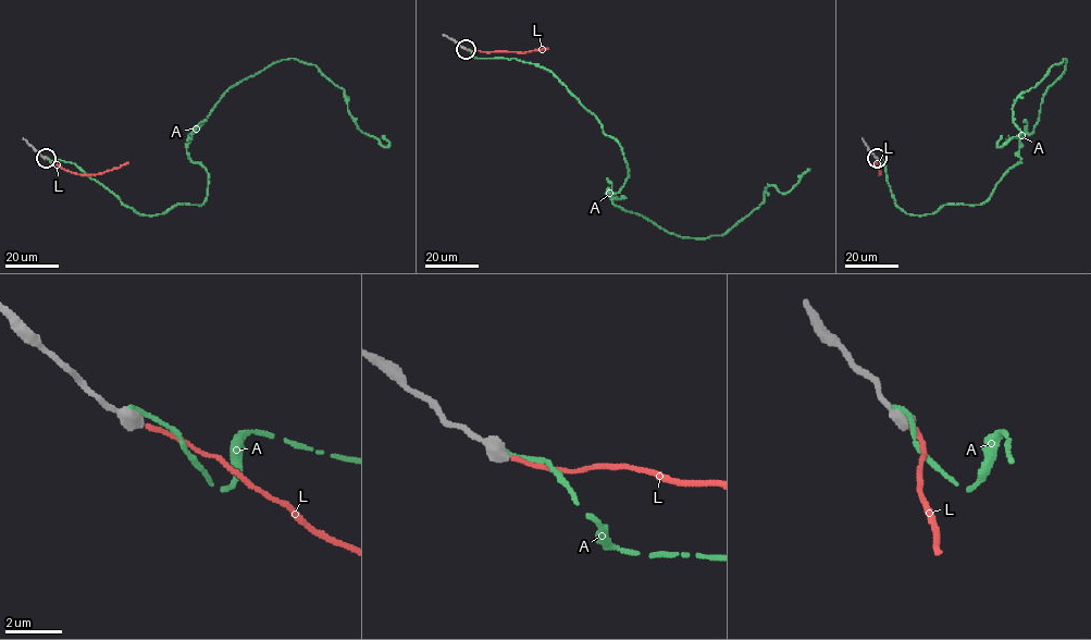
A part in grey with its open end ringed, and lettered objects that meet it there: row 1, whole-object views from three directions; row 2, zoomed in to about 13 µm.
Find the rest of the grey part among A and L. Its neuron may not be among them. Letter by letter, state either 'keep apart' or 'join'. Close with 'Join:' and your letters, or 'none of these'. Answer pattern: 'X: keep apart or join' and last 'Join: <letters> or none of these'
A: keep apart
L: join
Join: L

